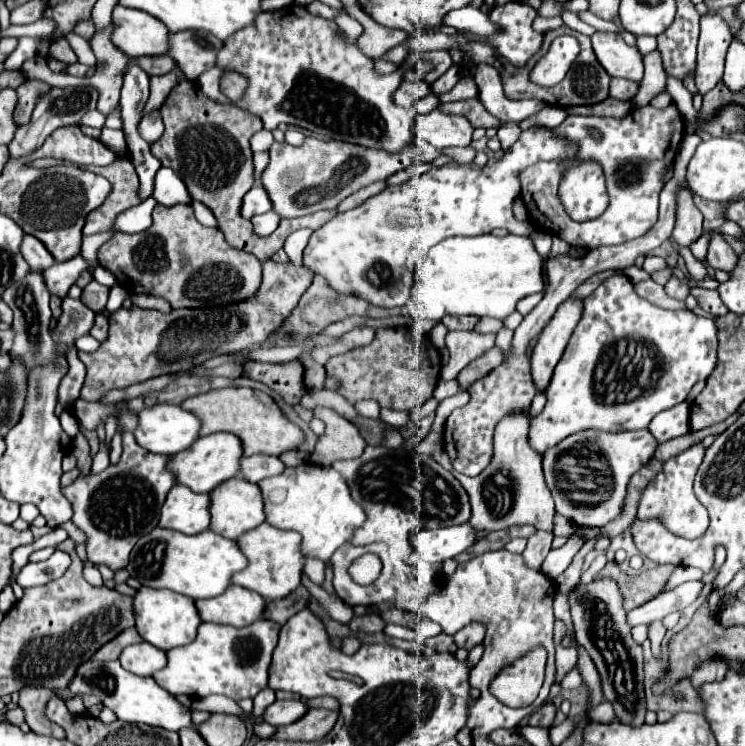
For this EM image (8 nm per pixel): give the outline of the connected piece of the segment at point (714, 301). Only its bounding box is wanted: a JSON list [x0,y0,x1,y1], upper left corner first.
[690,287,728,317]

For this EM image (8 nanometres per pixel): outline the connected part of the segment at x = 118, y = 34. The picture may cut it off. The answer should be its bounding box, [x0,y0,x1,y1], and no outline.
[112,5,168,57]

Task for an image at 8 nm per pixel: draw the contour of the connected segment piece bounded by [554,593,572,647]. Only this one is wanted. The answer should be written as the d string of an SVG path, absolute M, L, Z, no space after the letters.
M558 593L558 595L554 597L554 615L556 615L556 619L562 619L562 621L566 623L568 635L566 635L566 639L564 639L562 643L564 643L566 647L570 647L570 629L572 629L572 621L570 621L570 603L568 603L568 595Z

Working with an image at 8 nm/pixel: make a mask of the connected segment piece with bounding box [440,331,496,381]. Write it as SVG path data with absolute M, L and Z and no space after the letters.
M448 331L446 347L450 351L450 361L446 367L442 367L440 379L454 379L460 373L460 369L464 369L470 361L478 359L488 349L492 349L494 339L496 335L480 335L476 331Z

